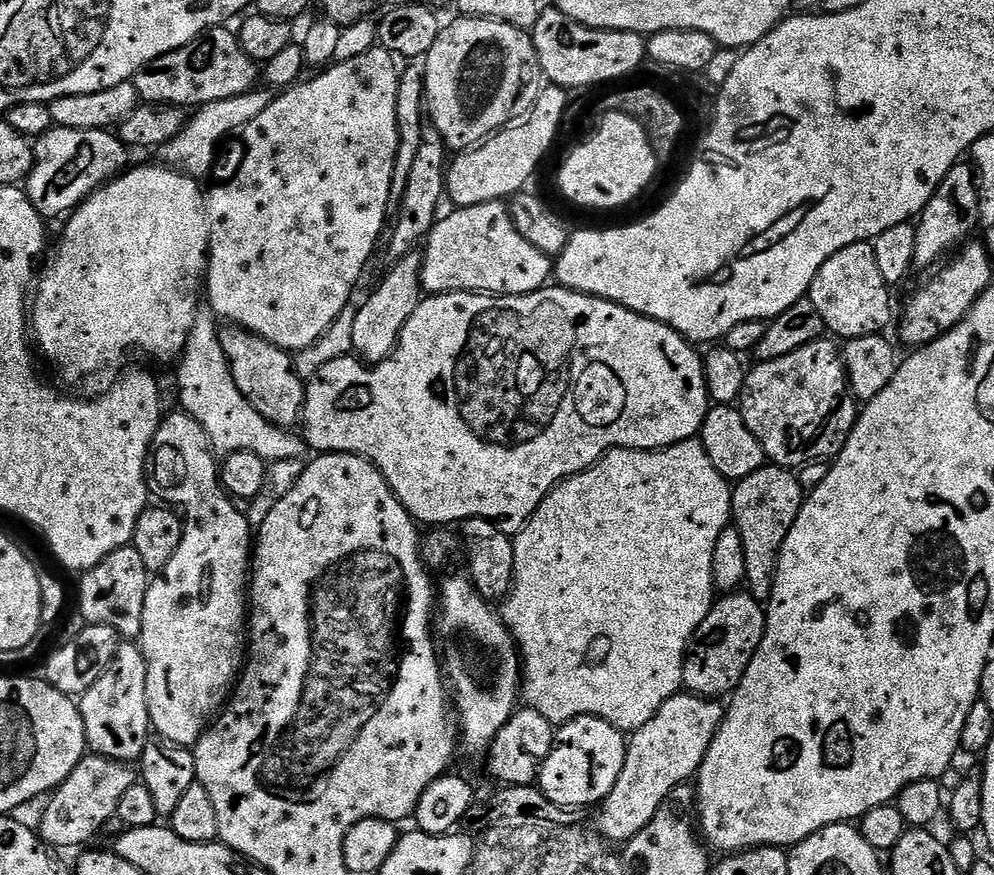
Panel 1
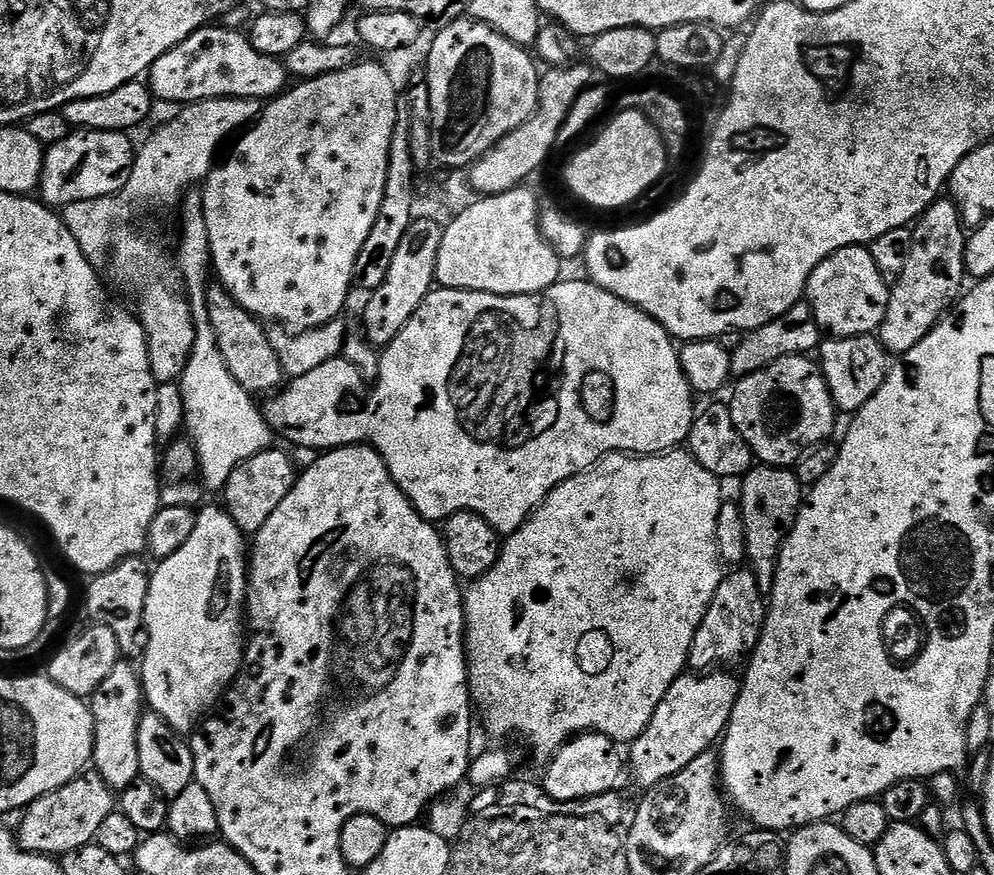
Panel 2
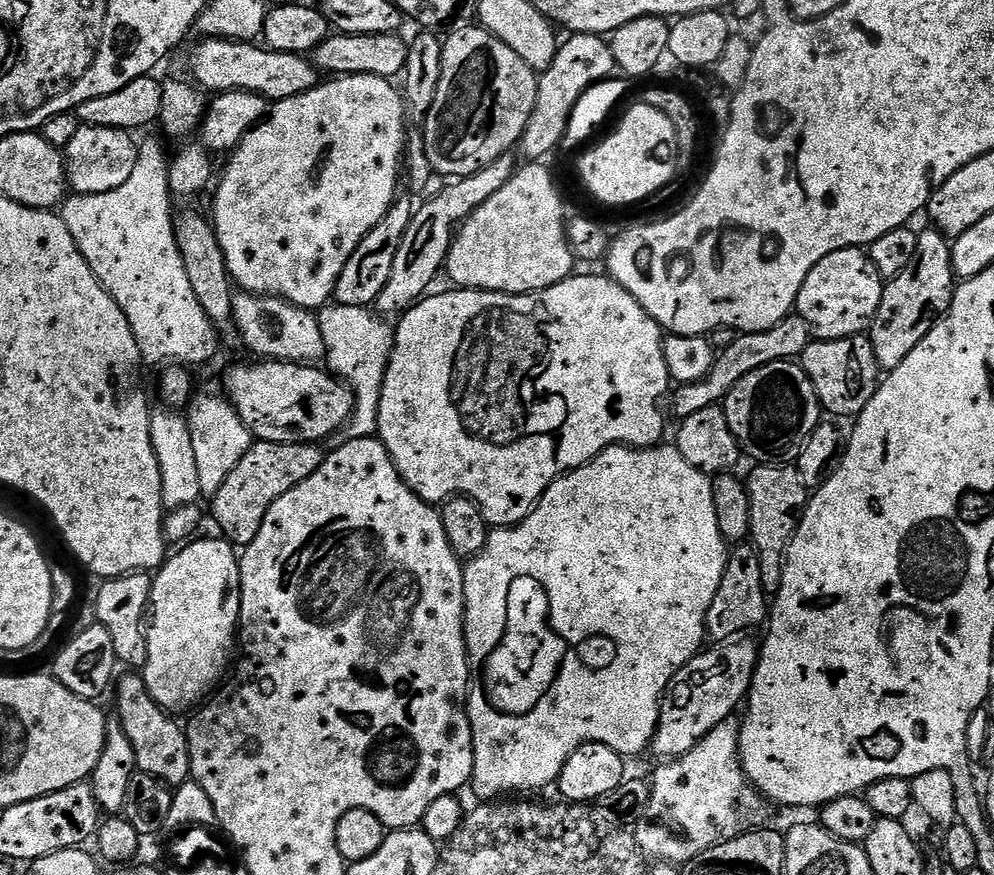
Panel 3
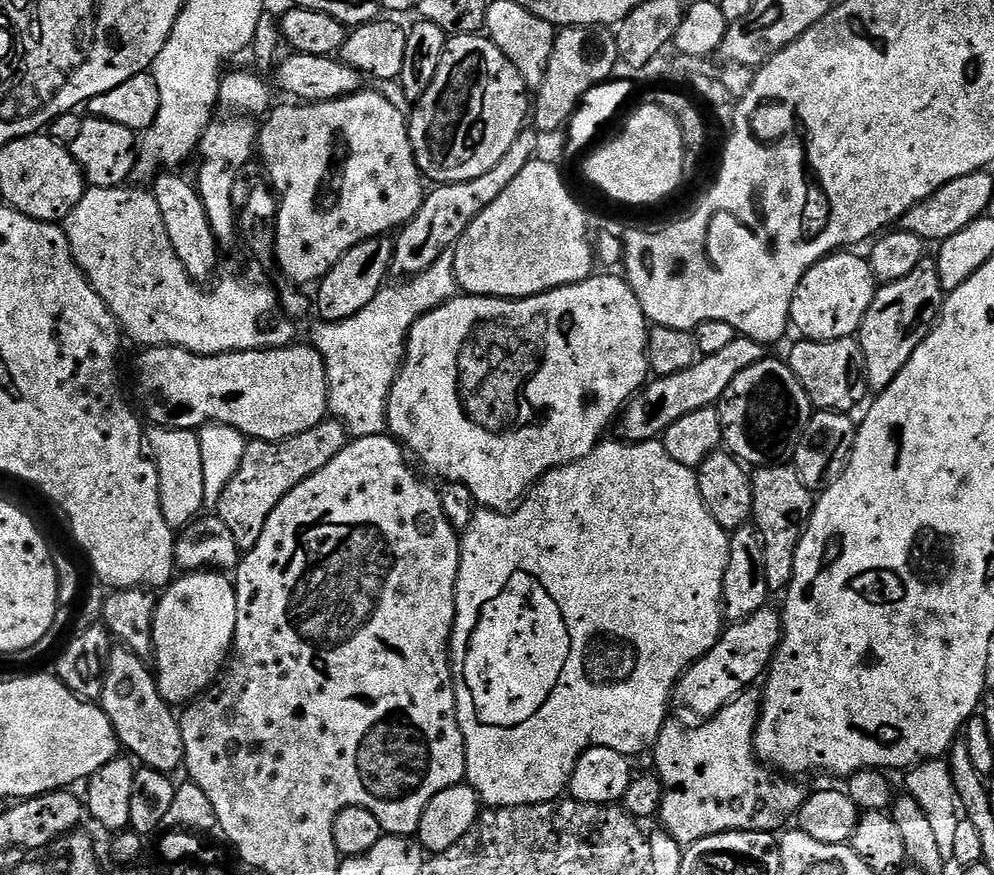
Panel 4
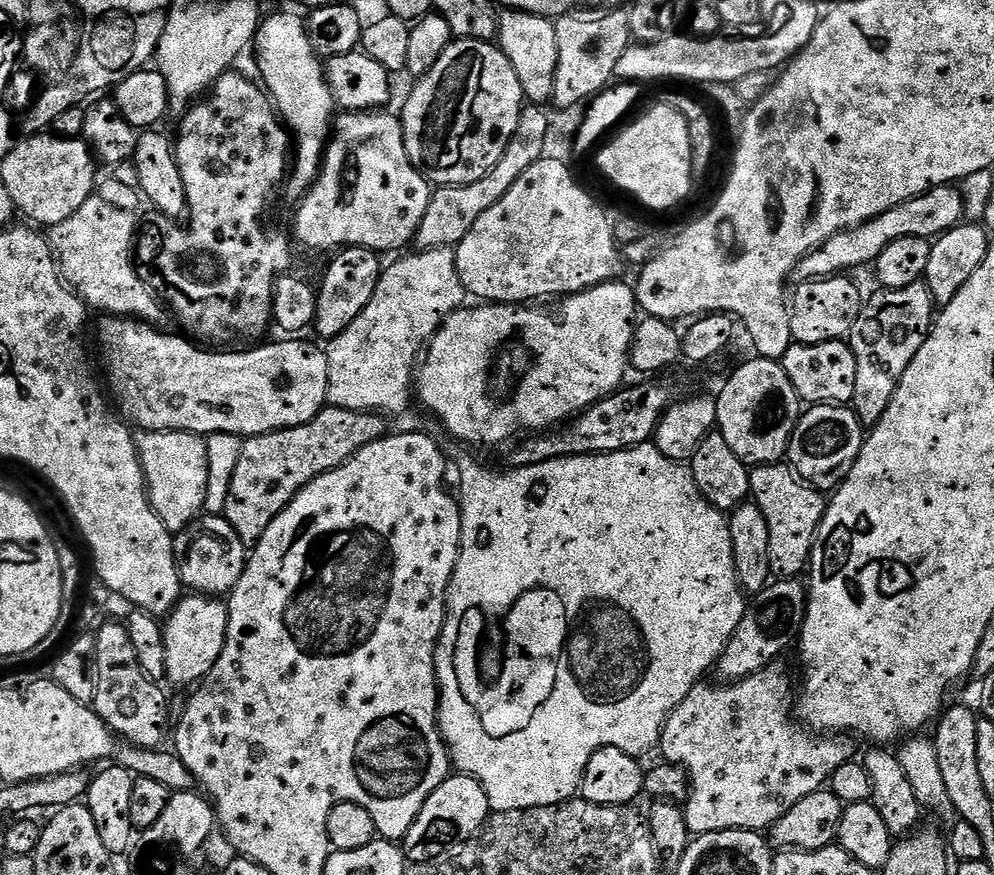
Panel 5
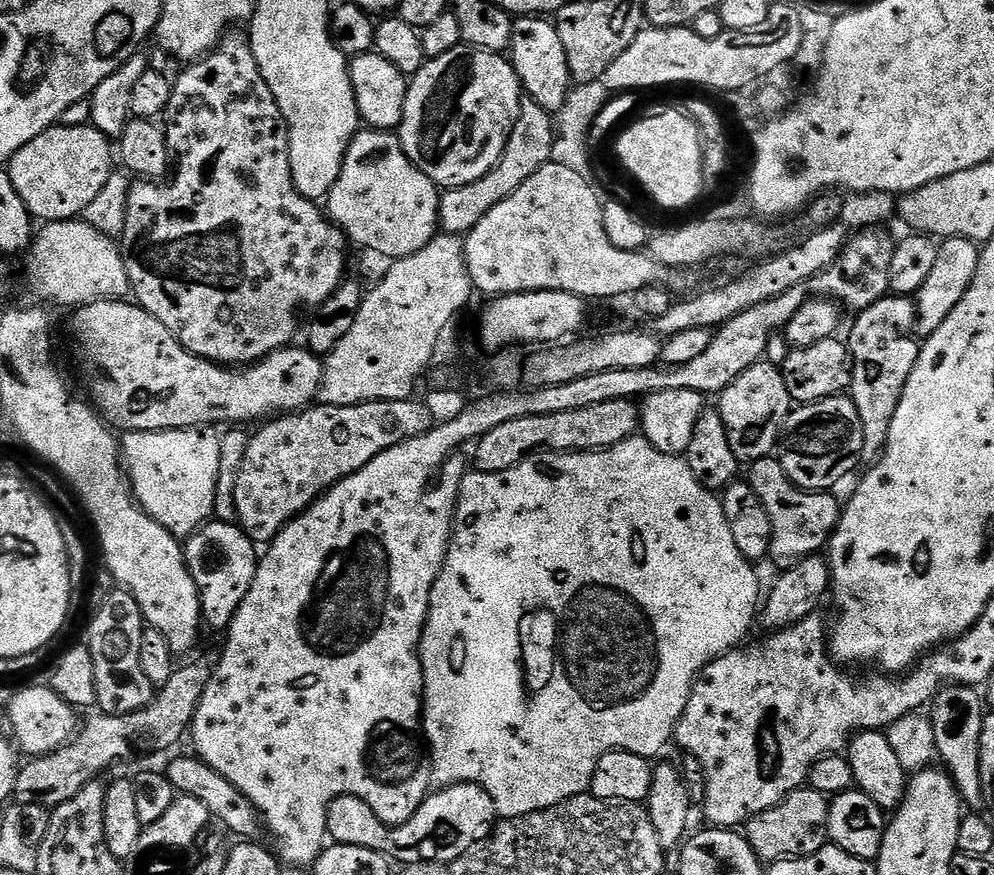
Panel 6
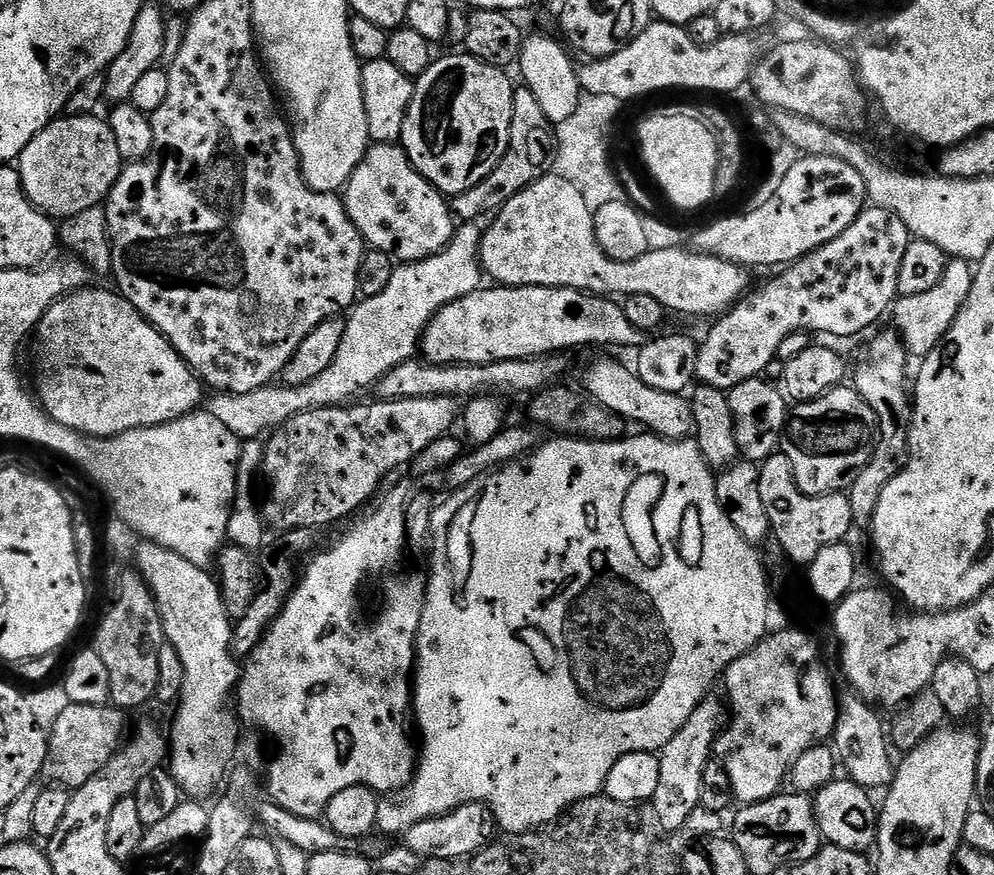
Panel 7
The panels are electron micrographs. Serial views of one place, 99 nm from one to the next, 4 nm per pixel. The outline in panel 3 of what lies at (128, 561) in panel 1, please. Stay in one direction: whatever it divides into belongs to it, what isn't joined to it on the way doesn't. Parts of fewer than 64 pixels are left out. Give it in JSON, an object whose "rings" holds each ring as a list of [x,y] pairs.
{"rings":[[[131,572],[128,576],[114,576],[103,581],[96,592],[95,623],[102,625],[114,642],[114,654],[128,670],[142,670],[148,665],[148,634],[146,617],[152,603],[153,577],[147,572]]]}

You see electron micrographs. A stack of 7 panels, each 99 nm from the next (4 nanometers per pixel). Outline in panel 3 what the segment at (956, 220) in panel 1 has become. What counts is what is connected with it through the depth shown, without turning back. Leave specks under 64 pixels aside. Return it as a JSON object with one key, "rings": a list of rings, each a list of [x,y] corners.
{"rings":[[[928,226],[918,235],[918,250],[914,259],[902,274],[891,277],[885,283],[882,302],[870,329],[874,358],[881,369],[891,370],[902,366],[906,354],[930,334],[932,327],[948,313],[956,293],[958,277],[952,268],[952,245],[934,226]]]}

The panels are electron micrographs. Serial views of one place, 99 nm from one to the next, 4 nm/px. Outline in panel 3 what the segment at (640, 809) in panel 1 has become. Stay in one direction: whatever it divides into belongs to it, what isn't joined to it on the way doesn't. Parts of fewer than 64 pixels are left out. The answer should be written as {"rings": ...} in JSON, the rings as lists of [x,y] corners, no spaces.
{"rings":[[[736,638],[705,647],[693,660],[686,662],[678,674],[674,674],[660,701],[660,721],[650,745],[651,755],[675,758],[694,750],[694,746],[714,730],[714,726],[729,719],[739,704],[741,707],[752,688],[754,670],[760,657],[757,641],[748,639],[752,638]]]}

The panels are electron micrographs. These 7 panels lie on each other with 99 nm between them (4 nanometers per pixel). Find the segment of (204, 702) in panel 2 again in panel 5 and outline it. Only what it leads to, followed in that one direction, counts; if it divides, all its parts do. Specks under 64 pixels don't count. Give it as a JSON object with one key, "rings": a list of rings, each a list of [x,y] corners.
{"rings":[[[188,594],[168,613],[164,624],[166,680],[172,684],[199,685],[222,654],[228,629],[228,605],[209,595]]]}

